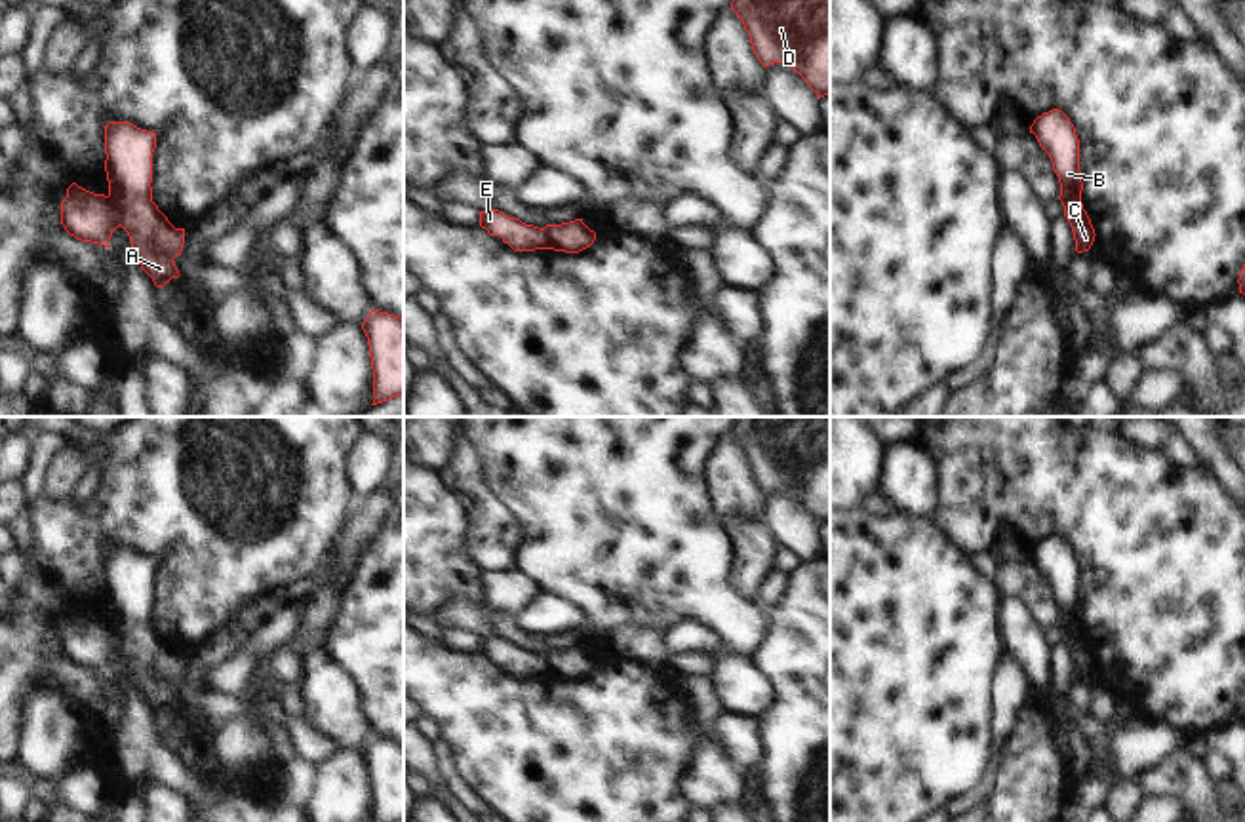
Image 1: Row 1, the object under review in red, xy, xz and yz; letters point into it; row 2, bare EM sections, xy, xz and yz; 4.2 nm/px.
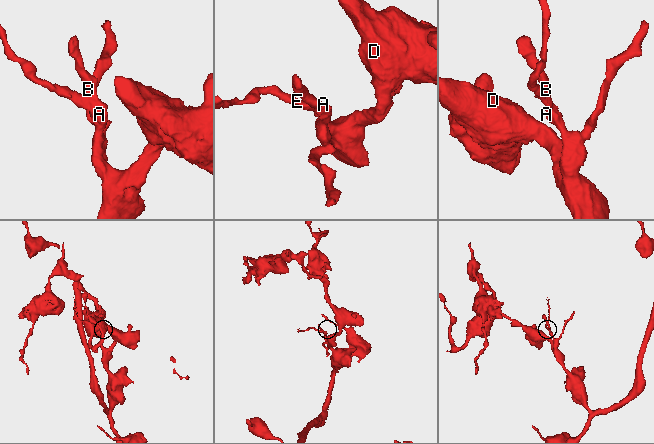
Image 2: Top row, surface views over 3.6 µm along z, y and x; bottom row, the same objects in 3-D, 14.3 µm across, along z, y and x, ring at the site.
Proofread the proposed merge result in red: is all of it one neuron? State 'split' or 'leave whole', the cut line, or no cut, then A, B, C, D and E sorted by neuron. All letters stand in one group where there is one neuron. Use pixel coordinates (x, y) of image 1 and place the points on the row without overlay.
split; cut in xy along (109, 621), (120, 651); A B D / C E

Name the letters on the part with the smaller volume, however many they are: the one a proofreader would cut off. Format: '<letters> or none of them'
C, E

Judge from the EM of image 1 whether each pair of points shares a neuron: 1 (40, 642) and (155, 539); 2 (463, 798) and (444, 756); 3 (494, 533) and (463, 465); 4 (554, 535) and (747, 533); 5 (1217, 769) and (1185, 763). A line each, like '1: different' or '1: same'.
1: same
2: same
3: same
4: different
5: different

